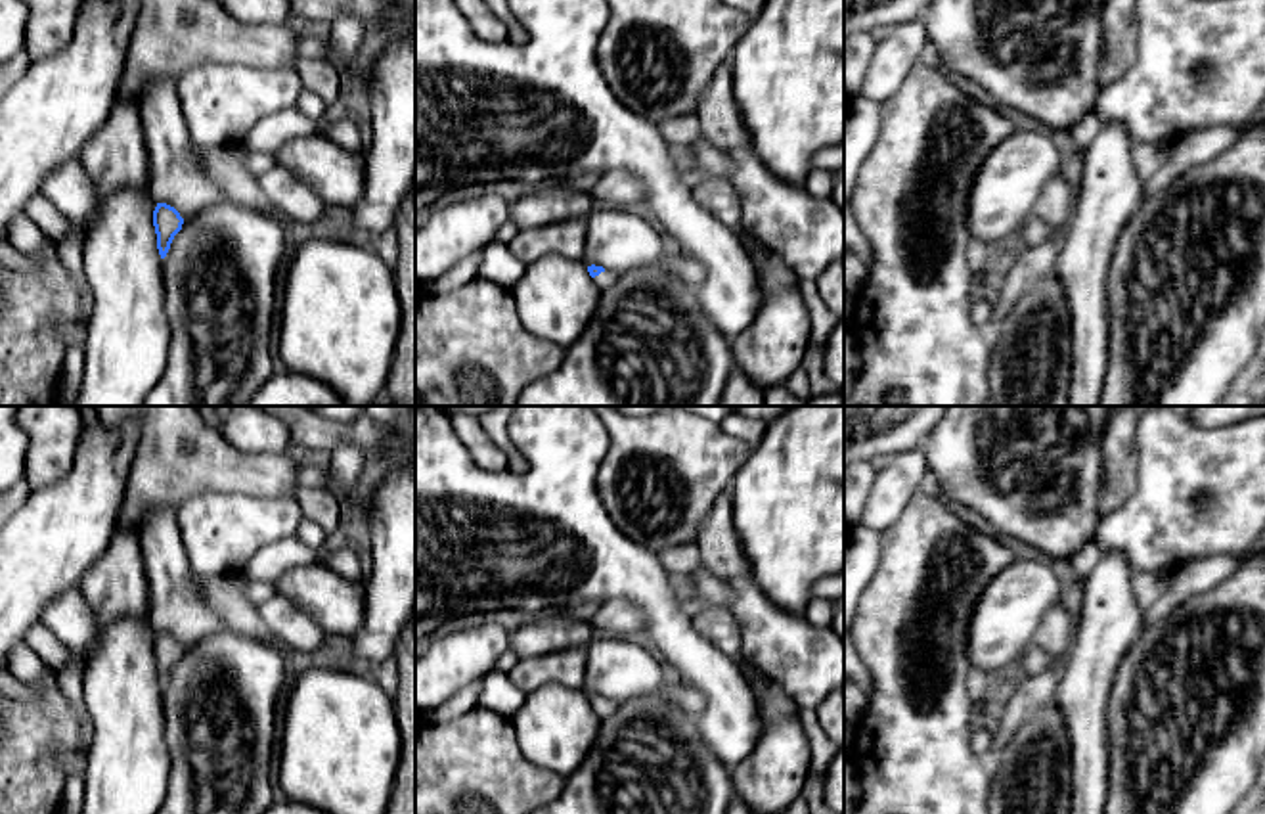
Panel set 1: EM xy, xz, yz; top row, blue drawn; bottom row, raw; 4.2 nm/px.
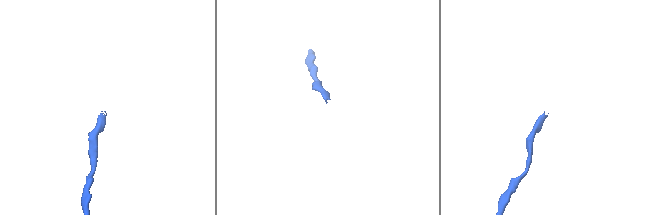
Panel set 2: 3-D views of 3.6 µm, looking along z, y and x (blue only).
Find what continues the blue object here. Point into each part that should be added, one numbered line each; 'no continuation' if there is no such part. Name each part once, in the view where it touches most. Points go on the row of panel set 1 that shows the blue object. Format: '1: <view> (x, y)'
1: xz (603, 280)

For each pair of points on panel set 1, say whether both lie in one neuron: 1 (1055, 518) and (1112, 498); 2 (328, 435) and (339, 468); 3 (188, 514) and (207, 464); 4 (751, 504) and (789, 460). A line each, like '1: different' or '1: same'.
1: different
2: different
3: different
4: same

